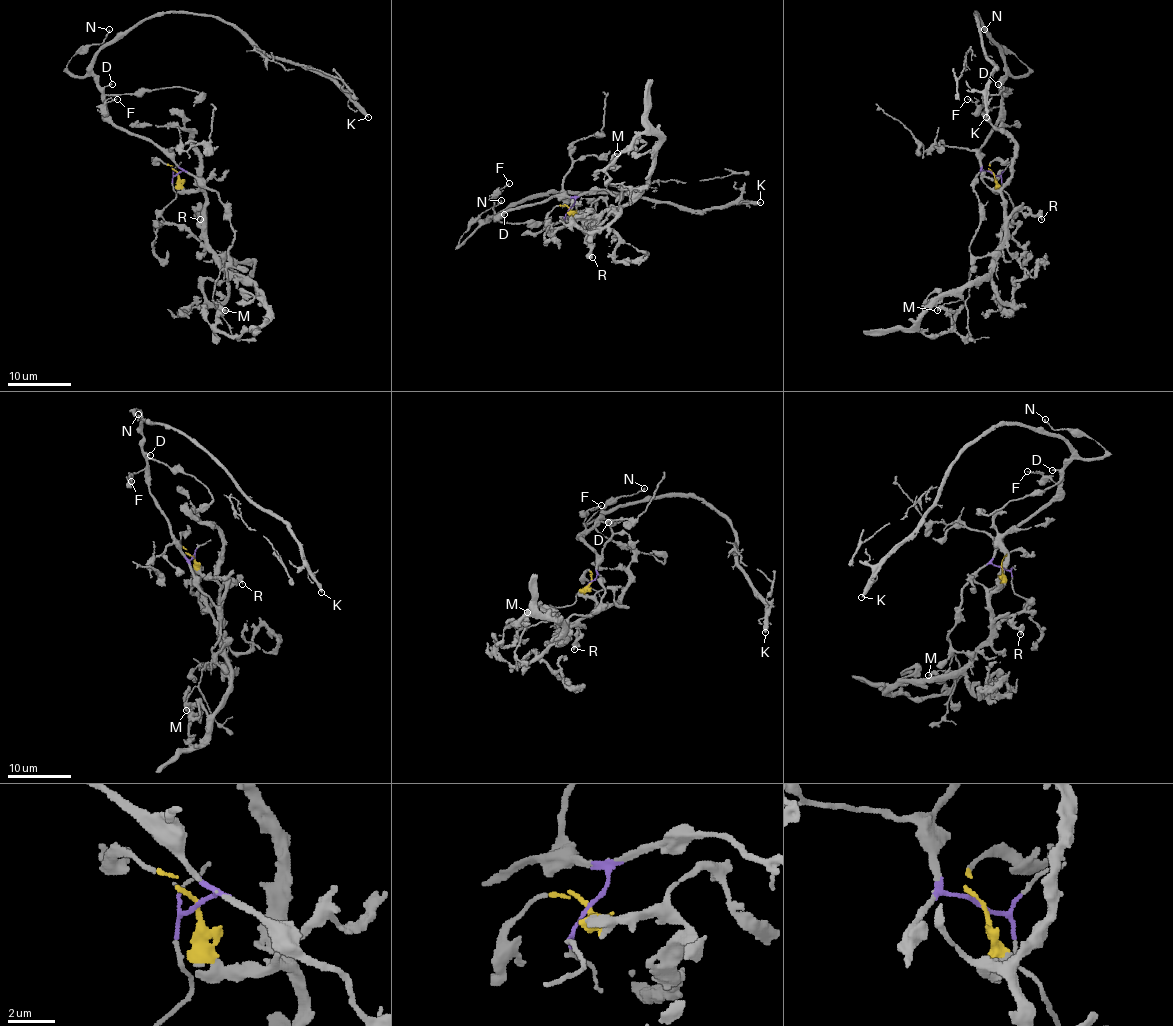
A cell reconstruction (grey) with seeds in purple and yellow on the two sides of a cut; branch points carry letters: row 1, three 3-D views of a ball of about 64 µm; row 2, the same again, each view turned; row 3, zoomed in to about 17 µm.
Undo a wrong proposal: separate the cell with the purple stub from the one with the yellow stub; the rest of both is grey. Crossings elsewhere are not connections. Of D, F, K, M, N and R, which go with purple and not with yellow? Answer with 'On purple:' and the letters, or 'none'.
On purple: D, F, K, N

